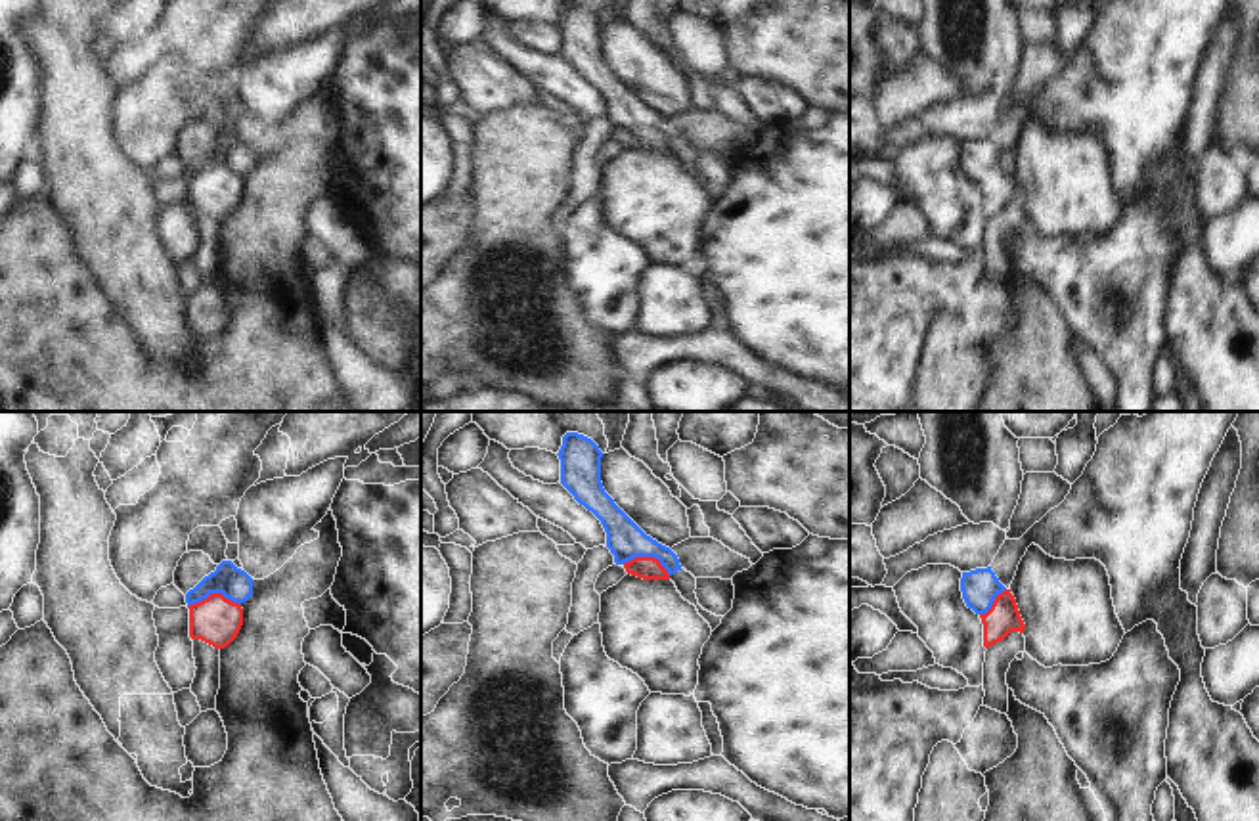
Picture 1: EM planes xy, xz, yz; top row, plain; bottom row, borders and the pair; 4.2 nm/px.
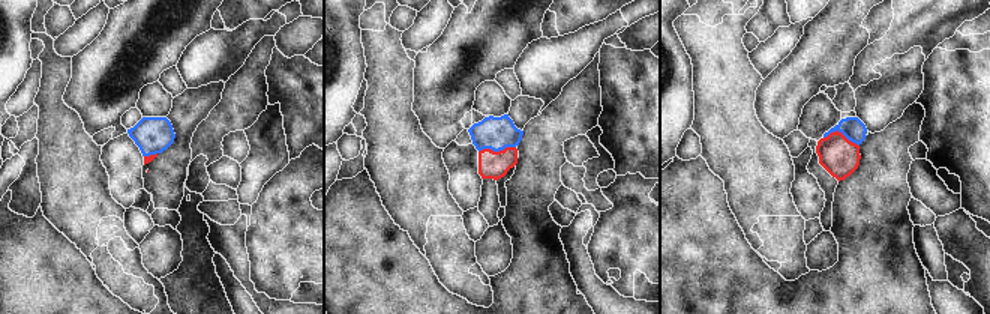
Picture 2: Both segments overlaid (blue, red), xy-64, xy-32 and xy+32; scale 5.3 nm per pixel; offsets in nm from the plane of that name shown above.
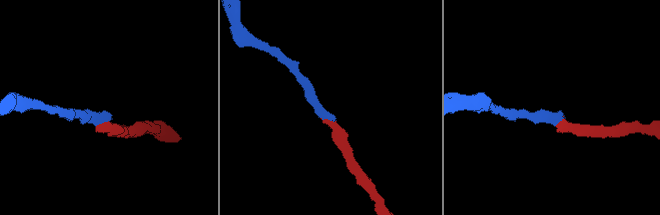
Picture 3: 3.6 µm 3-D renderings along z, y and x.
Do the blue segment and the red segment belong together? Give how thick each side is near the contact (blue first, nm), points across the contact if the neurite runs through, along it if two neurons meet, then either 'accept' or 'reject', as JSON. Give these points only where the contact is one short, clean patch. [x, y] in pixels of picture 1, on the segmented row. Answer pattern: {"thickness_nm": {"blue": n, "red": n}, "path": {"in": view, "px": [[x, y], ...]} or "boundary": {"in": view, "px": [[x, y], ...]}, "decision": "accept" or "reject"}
{"thickness_nm": {"blue": 140, "red": 200}, "path": {"in": "xy", "px": [[232, 582], [222, 592], [213, 592], [217, 621]]}, "decision": "accept"}

